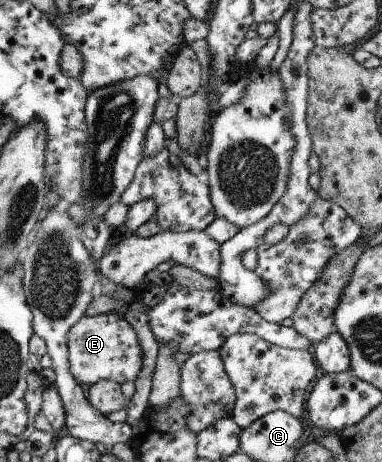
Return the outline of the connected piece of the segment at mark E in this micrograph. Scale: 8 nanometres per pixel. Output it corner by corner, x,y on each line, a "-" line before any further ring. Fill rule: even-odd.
115,311
111,313
95,314
94,316
83,315
77,323
69,327
67,331
67,363
69,363
69,373
77,383
81,385
93,385
96,381
109,379
121,384
125,381
134,383
141,371
141,347
137,341
137,335
129,322

